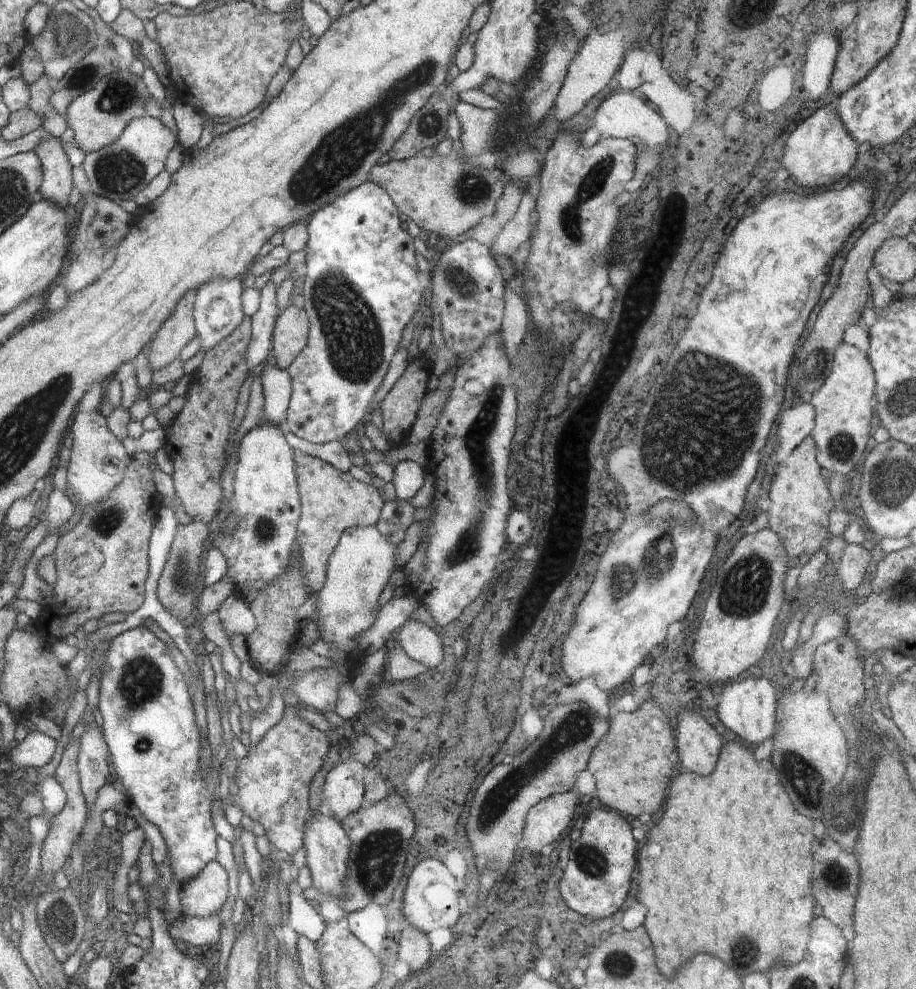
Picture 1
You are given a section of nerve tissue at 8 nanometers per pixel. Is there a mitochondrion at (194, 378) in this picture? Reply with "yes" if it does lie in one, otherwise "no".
no

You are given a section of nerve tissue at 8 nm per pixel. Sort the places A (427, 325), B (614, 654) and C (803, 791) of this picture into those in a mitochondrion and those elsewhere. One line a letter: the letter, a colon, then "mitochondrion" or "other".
A: other
B: other
C: mitochondrion

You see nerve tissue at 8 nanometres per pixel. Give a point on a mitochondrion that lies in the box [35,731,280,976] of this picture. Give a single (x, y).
(60, 916)

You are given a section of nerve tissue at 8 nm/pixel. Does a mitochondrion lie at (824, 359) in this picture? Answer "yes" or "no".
no

